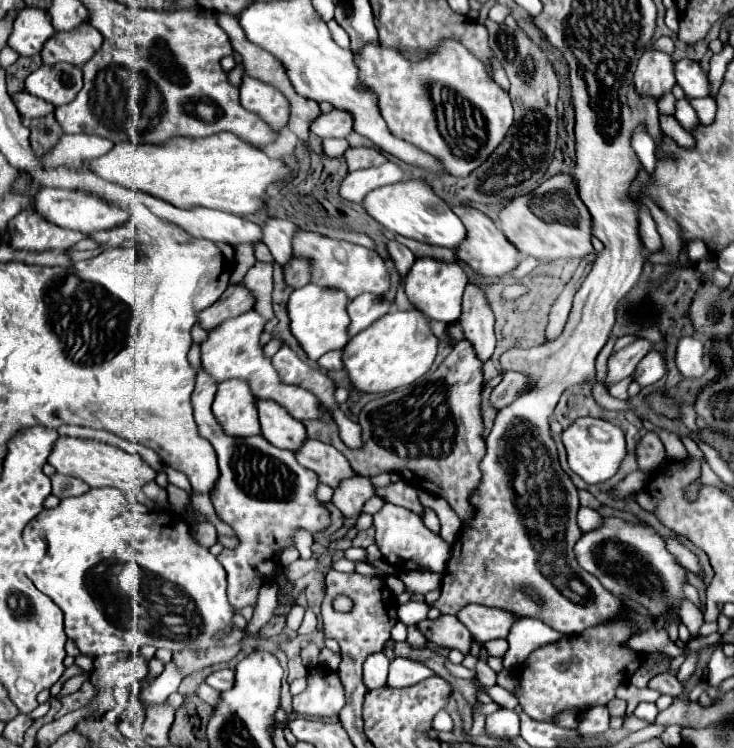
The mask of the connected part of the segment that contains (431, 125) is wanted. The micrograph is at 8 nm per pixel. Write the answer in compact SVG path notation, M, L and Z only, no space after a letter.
M441 40L441 46L419 62L407 60L395 48L365 44L355 54L355 62L363 88L377 92L389 132L433 154L453 176L469 176L481 166L513 124L509 94L489 76L487 66L457 40Z

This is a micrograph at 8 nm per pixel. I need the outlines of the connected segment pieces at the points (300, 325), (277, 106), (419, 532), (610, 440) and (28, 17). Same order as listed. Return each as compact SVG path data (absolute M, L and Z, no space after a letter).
M307 284L303 288L297 288L287 304L289 318L291 318L291 332L299 340L301 348L307 352L309 360L319 360L323 354L331 350L341 350L349 342L347 326L349 326L349 314L347 314L349 298L345 298L343 290L323 288L317 284Z
M245 76L241 84L241 104L243 108L261 114L261 118L273 126L273 130L281 130L289 120L289 102L285 96L255 78Z
M385 504L375 516L375 542L383 554L383 558L393 564L401 566L401 570L429 570L429 572L443 572L445 564L451 558L451 546L439 536L425 528L423 520L407 508Z
M577 418L565 432L563 444L567 450L569 466L575 474L579 474L587 484L599 484L617 474L623 458L625 458L625 436L623 432L605 420L599 418Z
M27 6L15 20L13 34L9 36L9 46L21 56L39 54L43 44L55 34L49 14L43 8Z

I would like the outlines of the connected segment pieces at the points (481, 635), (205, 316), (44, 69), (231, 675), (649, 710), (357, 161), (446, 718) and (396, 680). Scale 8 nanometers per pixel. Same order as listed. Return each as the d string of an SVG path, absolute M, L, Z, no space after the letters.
M469 604L457 612L457 620L471 632L473 640L489 642L495 638L507 638L511 624L519 616L501 608L489 608L479 604Z
M243 282L229 284L227 290L221 294L221 298L199 314L199 322L205 330L211 330L213 326L217 326L227 318L253 310L253 306L255 306L255 296L249 292L249 288Z
M55 64L55 66L41 66L33 74L27 76L25 90L33 96L39 96L55 106L69 104L83 88L81 70L73 64Z
M223 668L223 670L217 670L217 672L211 672L211 674L205 678L205 682L207 682L211 688L223 692L223 690L233 688L233 684L235 684L235 672L229 670L229 668Z
M641 702L639 706L635 708L635 716L637 718L643 718L643 720L649 720L649 722L655 722L657 706L655 706L654 703Z
M359 146L359 148L349 148L345 152L345 160L349 164L349 170L363 170L363 168L371 168L371 166L379 166L383 164L387 158L381 150L377 148L367 148L367 146Z
M442 710L439 711L432 721L432 727L438 731L452 732L453 721L450 715Z
M395 658L389 668L387 686L389 688L407 688L429 676L433 676L433 670L429 670L425 664L411 662L407 658Z

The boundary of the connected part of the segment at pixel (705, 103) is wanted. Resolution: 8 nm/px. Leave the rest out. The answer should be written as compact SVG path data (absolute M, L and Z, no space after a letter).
M697 98L697 100L689 100L689 102L697 110L703 126L709 126L715 120L715 100L713 98Z

